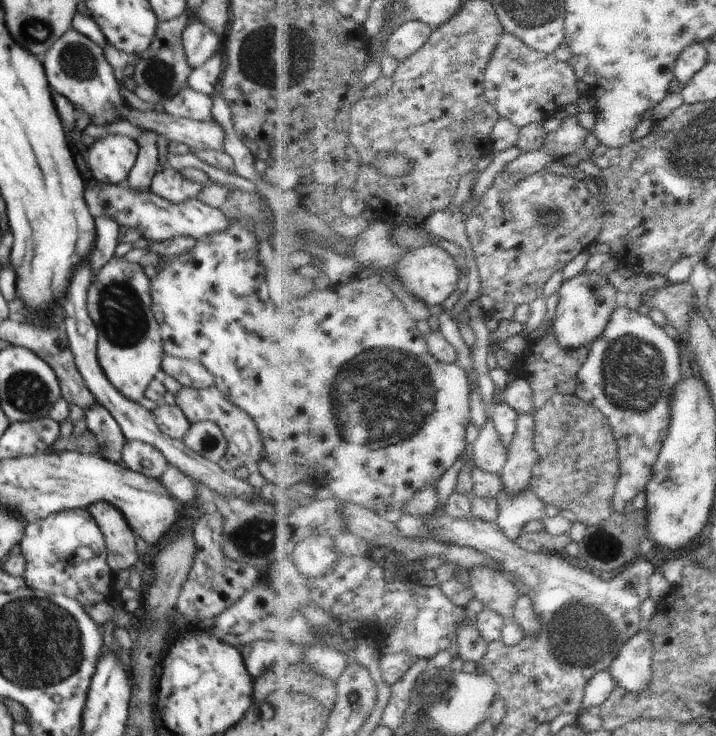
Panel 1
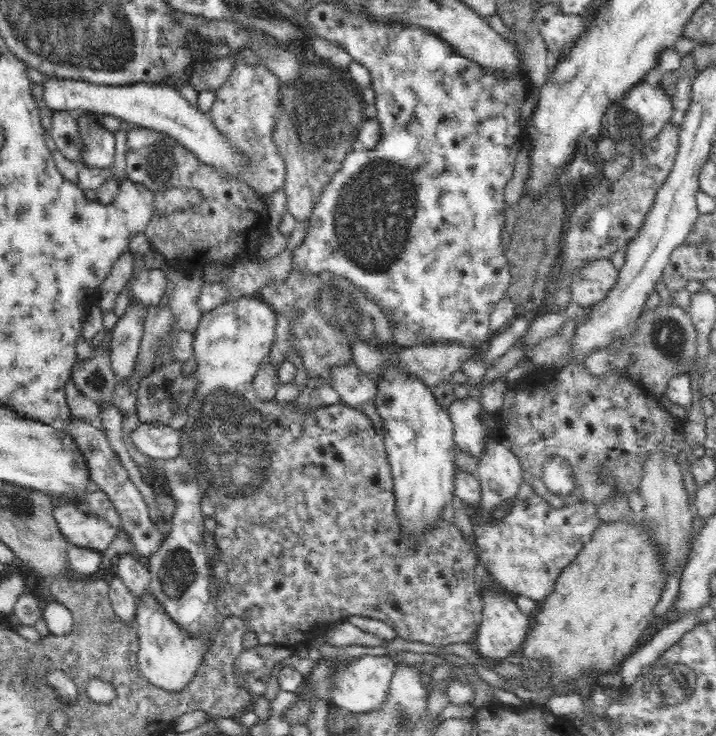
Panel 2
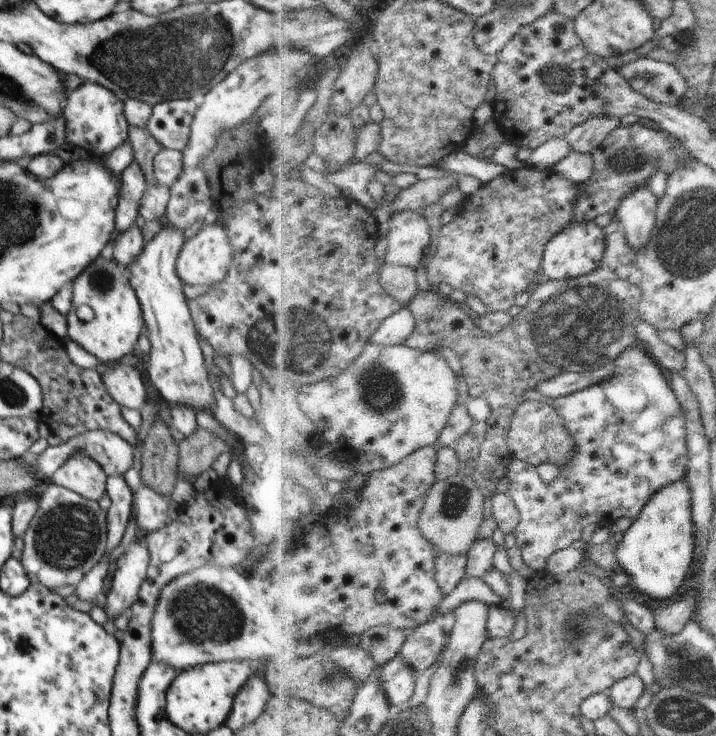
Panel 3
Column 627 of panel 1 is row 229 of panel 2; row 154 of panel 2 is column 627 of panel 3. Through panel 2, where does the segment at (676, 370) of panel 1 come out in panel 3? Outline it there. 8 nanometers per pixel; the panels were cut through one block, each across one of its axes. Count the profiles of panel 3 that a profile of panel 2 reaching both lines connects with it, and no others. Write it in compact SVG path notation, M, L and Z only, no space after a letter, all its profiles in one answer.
M643 344L632 345L632 348L636 348L636 350L638 350L636 354L642 356L642 358L640 358L640 360L642 360L640 366L630 366L627 370L618 371L615 377L612 377L606 382L602 382L602 384L595 384L586 390L575 392L574 394L554 401L555 407L559 409L567 427L577 438L577 443L579 444L579 453L561 470L562 473L554 482L549 485L544 484L542 476L538 476L538 468L529 462L515 459L511 464L509 472L511 489L509 493L521 510L521 523L515 532L517 545L521 548L522 554L525 556L525 563L528 564L529 567L532 567L536 574L548 569L550 558L557 552L567 549L572 546L574 542L578 542L578 540L582 540L582 532L584 532L586 526L590 526L590 524L598 524L599 526L601 524L614 524L614 522L618 522L618 520L624 518L624 516L631 518L633 521L638 520L640 515L643 514L644 508L647 507L647 504L651 502L658 491L661 491L669 484L675 483L677 480L686 478L688 471L690 471L691 450L689 448L687 412L680 402L680 397L677 395L673 386L670 385L670 382L668 382L670 377L665 376L665 373L662 372L662 367L660 368L658 361L648 352L648 348Z

